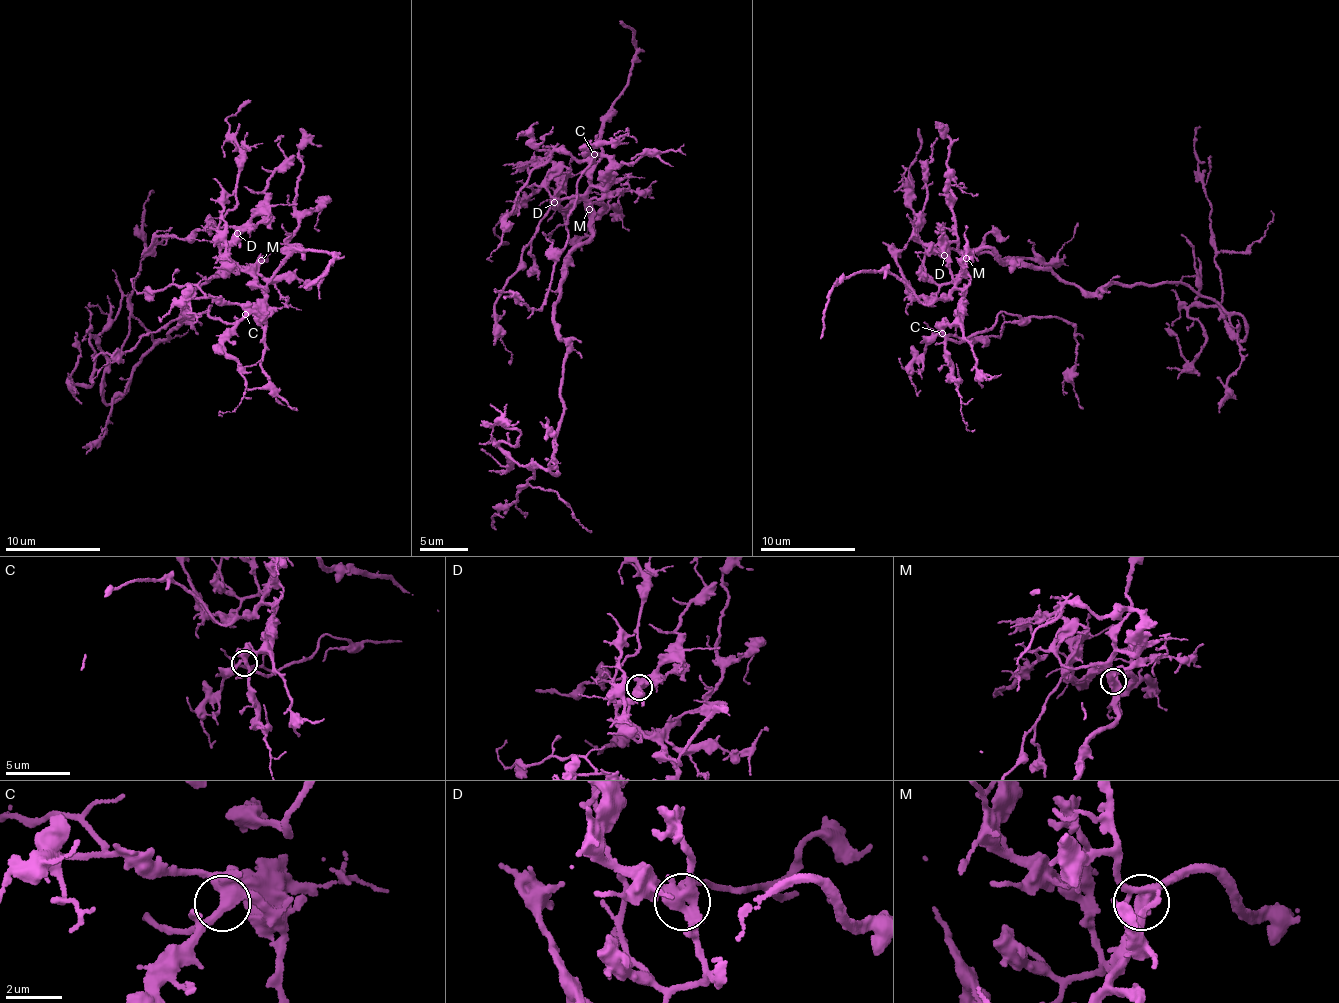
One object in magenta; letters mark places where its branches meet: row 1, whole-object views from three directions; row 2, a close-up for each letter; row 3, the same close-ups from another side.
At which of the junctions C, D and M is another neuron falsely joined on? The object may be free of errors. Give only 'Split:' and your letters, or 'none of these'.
Split: none of these

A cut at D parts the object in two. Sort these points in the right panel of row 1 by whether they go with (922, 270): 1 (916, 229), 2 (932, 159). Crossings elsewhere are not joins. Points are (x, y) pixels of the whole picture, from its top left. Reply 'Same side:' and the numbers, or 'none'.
Same side: none

